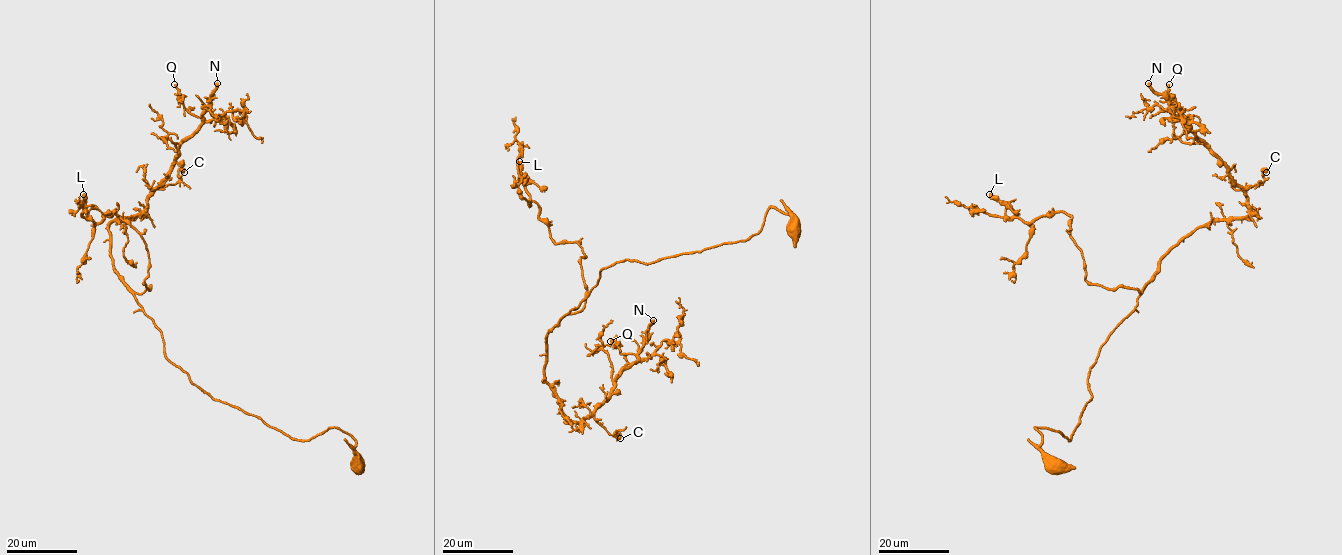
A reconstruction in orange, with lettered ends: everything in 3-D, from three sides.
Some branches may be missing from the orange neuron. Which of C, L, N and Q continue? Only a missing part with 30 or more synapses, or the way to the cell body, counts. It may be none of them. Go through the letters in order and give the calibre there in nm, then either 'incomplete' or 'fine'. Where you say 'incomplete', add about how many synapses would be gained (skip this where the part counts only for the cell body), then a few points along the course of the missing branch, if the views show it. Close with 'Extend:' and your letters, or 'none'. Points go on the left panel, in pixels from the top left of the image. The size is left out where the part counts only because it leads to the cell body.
C: 600 nm | fine
L: 480 nm | fine
N: 440 nm | incomplete | 250 syn | (217, 83), (217, 74), (208, 59), (184, 43), (179, 24), (182, 18), (176, 10), (173, 12), (190, 7)
Q: 200 nm | fine
Extend: N

